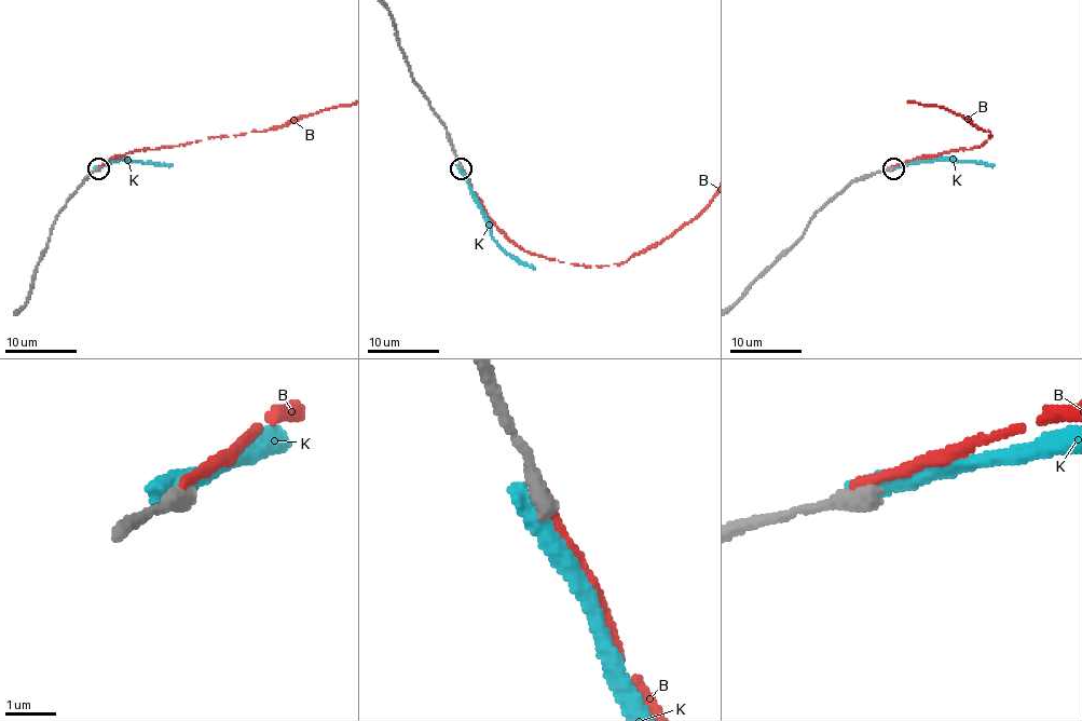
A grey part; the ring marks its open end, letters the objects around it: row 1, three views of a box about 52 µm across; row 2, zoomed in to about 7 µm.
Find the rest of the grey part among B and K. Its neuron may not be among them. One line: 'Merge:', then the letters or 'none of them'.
Merge: none of them

